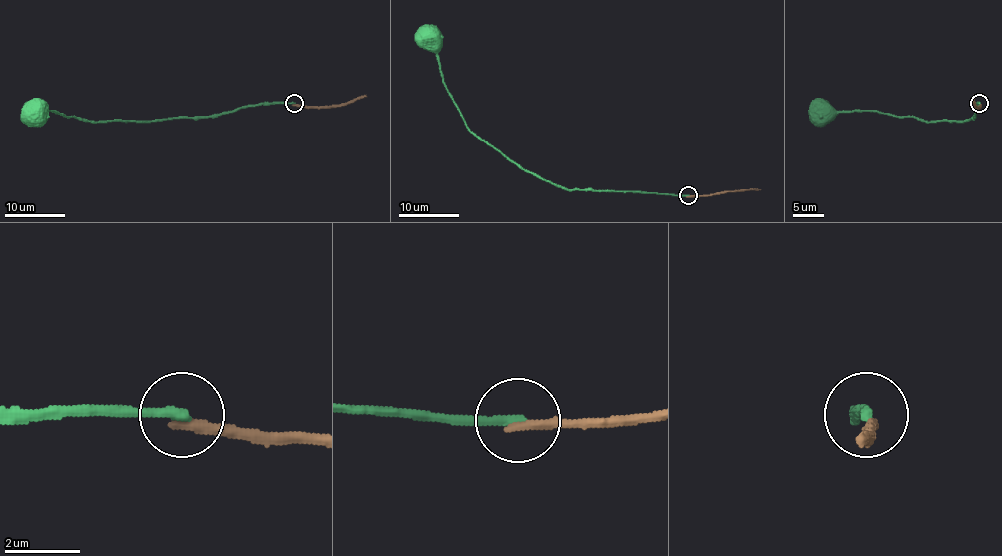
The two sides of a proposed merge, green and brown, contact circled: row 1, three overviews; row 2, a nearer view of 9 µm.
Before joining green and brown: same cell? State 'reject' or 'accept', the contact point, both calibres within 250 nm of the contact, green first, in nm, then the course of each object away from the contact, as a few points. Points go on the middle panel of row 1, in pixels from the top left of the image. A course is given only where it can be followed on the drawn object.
reject; place (688, 195); calibres 280 and 280 nm; course green (689, 195), (562, 189), (518, 167), (468, 128), (444, 82), (438, 57), (439, 38), (436, 35), (433, 38); course brown (689, 196), (760, 189)

